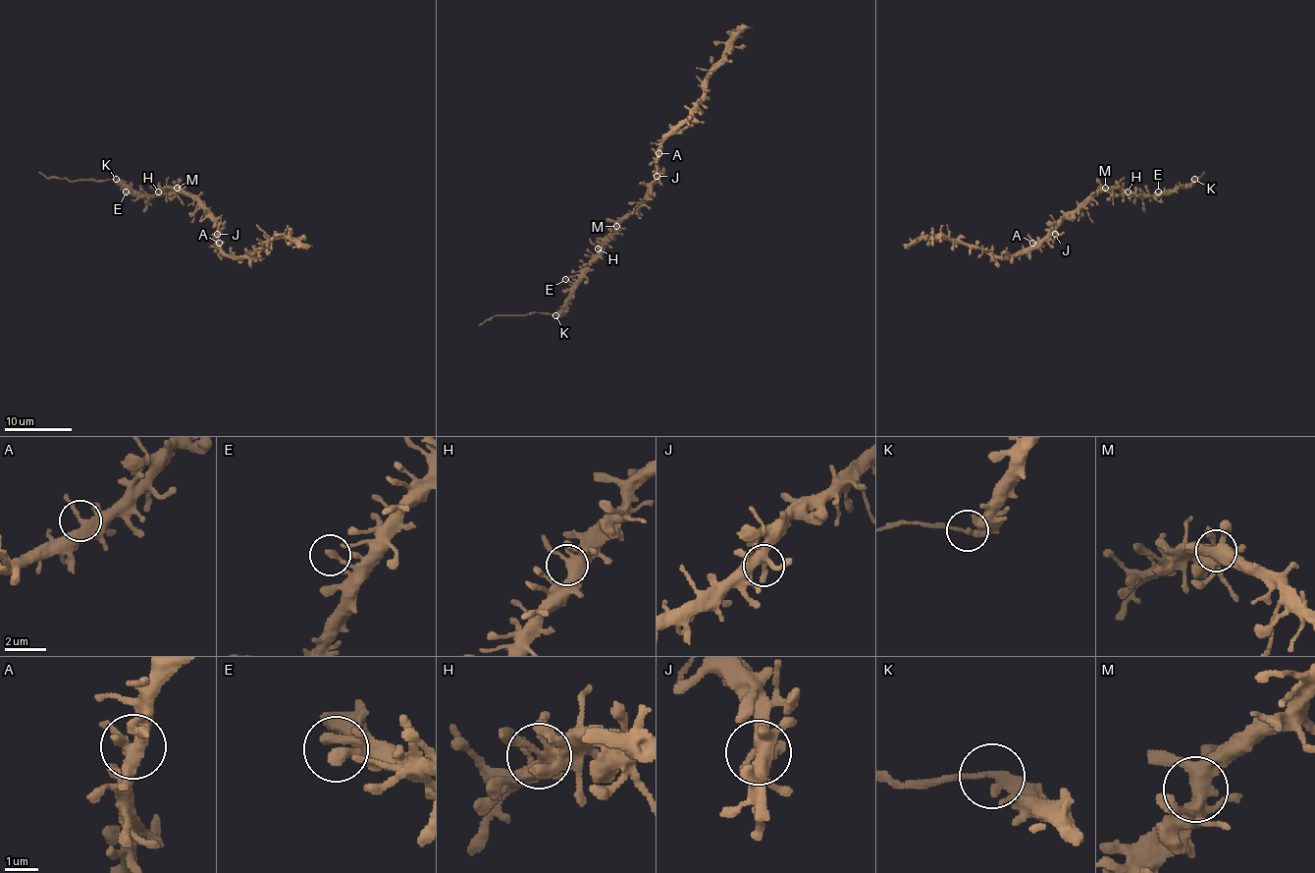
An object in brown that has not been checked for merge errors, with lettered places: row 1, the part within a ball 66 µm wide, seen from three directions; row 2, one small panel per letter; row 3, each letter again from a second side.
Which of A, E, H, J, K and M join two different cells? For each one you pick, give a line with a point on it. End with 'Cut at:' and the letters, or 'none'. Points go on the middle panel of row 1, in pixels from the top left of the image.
K: (555, 315)
Cut at: K

